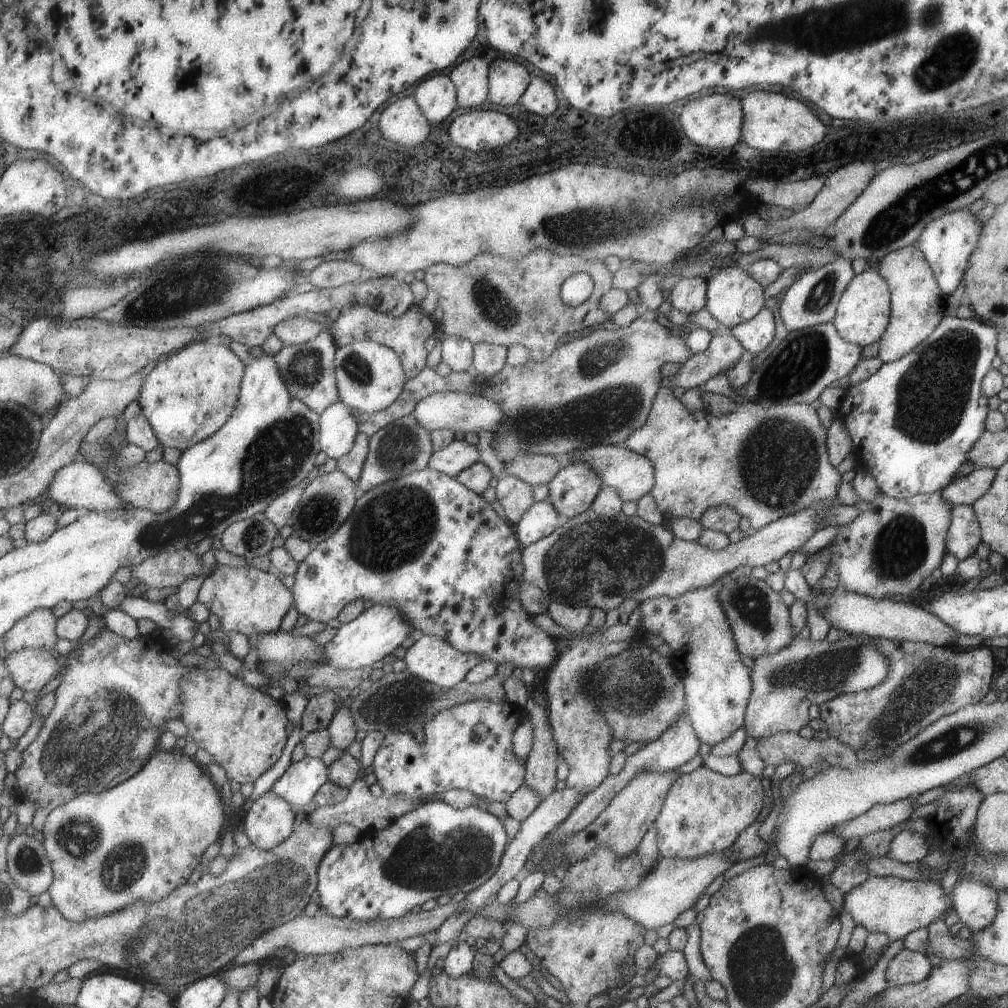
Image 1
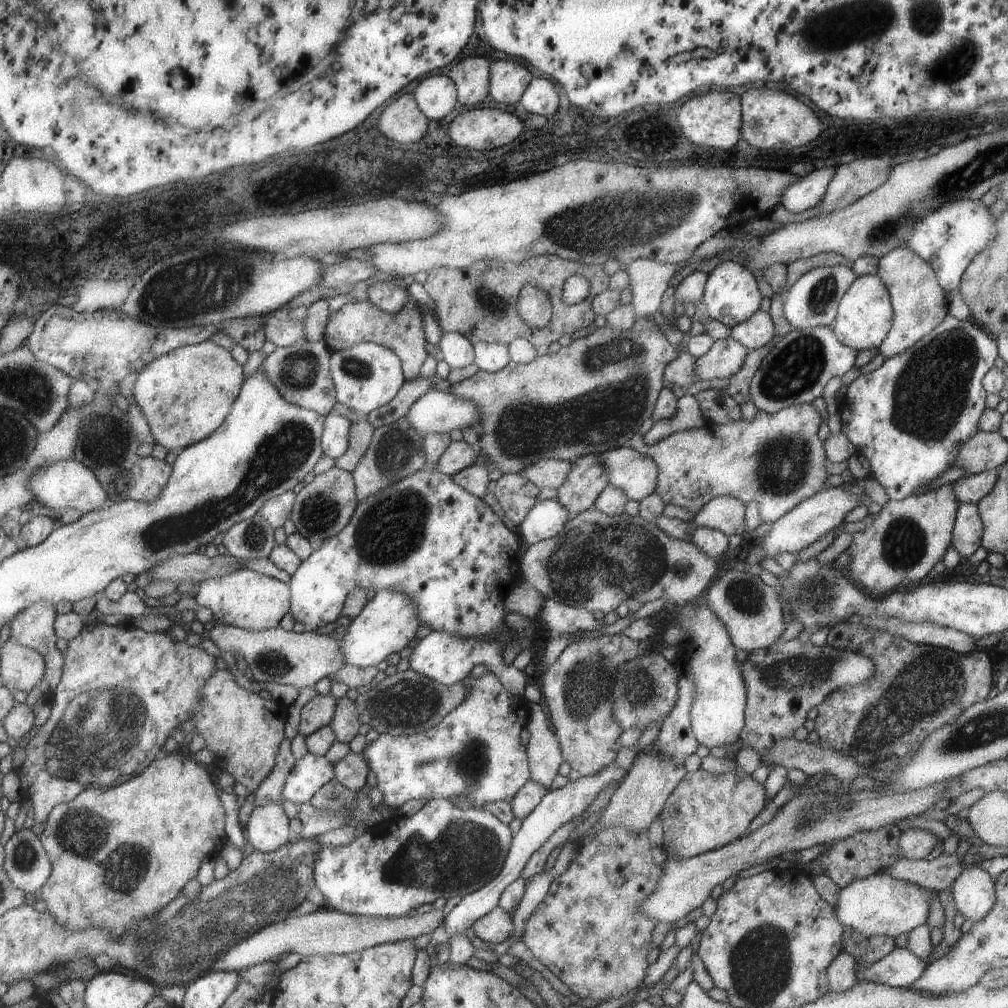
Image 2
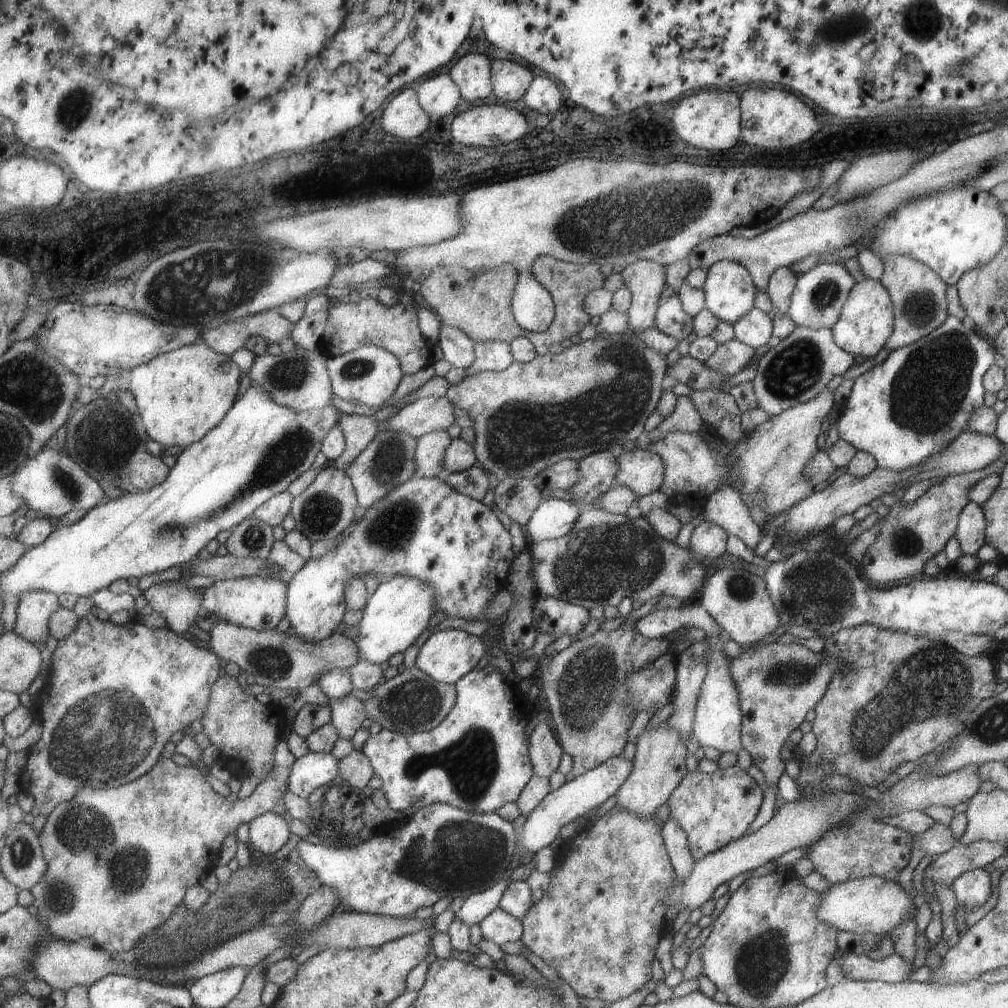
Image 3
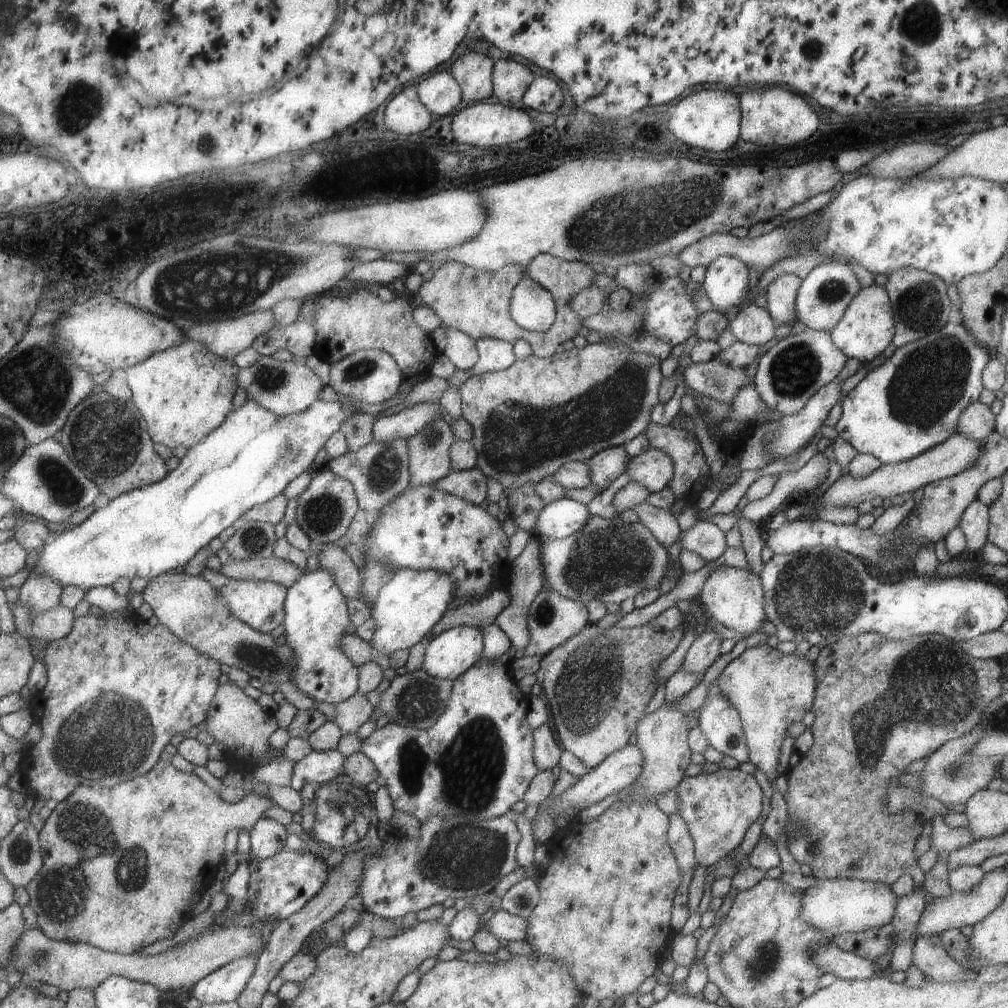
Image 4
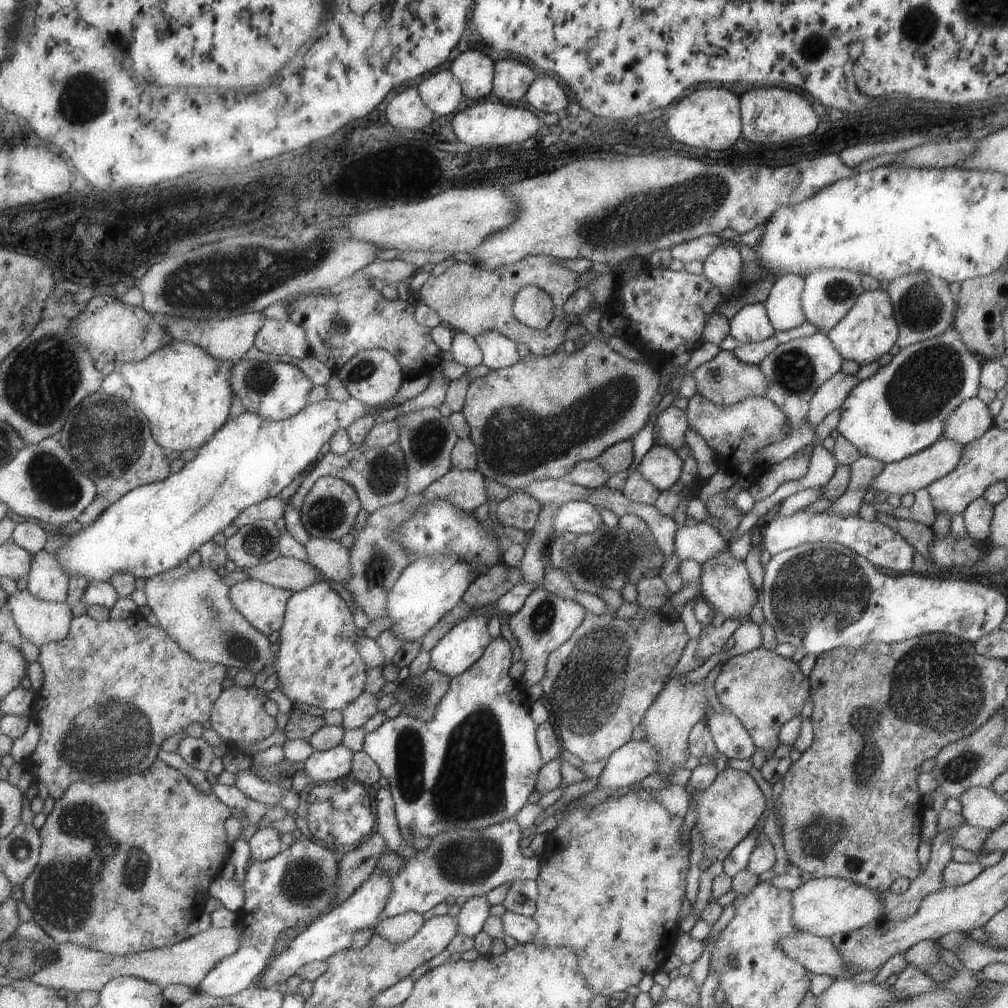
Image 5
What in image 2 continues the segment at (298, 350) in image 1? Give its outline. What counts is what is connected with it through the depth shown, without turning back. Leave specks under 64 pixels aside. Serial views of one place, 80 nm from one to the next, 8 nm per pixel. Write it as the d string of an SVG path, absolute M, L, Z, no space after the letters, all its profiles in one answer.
M325 338L320 341L301 339L288 347L276 347L264 358L259 368L264 370L290 403L328 415L338 402L338 392L330 369L333 353Z

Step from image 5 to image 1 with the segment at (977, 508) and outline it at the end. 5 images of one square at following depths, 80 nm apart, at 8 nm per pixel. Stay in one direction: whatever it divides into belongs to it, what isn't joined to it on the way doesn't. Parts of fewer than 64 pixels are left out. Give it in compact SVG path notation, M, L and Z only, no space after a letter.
M955 505L951 509L950 525L945 535L946 552L961 561L975 553L980 529L972 505Z

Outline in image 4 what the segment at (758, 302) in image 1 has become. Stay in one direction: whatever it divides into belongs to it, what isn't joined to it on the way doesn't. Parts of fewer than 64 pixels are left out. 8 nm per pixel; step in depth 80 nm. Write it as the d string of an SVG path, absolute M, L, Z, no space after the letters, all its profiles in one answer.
M716 256L707 266L702 286L716 311L731 318L736 313L737 304L749 289L747 268L734 256Z

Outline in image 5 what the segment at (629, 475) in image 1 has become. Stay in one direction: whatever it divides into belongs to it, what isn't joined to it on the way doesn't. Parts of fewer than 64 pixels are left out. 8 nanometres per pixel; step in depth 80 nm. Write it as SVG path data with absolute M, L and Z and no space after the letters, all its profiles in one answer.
M653 444L640 460L637 470L653 487L662 491L679 481L682 464L672 448Z

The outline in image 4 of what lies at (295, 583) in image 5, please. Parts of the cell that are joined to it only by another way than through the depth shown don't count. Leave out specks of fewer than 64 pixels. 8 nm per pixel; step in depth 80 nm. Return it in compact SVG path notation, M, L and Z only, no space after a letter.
M275 556L270 559L244 561L230 558L228 562L219 568L219 573L230 579L277 582L277 584L283 584L289 589L306 572L306 570L295 568L295 566L294 562Z

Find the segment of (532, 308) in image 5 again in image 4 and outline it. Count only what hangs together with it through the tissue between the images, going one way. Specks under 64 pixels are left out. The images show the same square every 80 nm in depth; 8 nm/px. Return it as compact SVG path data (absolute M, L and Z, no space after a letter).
M521 276L509 294L509 315L517 326L536 333L545 332L553 324L554 300L541 284Z

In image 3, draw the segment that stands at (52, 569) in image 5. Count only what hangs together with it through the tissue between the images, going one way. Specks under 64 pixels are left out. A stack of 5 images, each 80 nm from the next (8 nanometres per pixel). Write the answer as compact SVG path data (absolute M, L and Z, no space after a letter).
M27 591L17 607L14 630L37 644L50 635L49 619L61 608L60 596L49 591Z

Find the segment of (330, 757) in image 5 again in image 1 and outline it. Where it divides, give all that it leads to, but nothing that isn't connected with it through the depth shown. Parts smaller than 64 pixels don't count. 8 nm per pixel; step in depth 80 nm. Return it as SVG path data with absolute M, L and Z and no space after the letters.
M322 757L292 761L284 774L271 787L275 794L292 805L307 806L319 789L330 780L330 766Z

